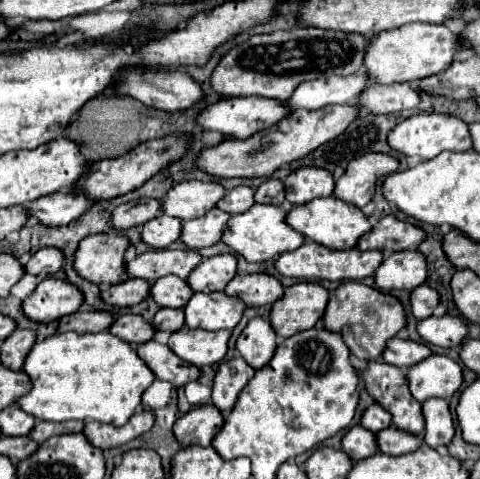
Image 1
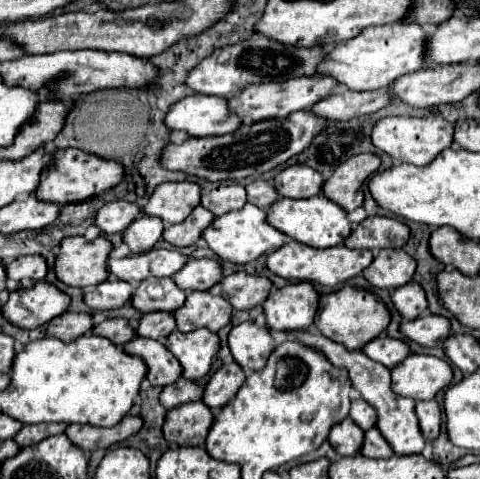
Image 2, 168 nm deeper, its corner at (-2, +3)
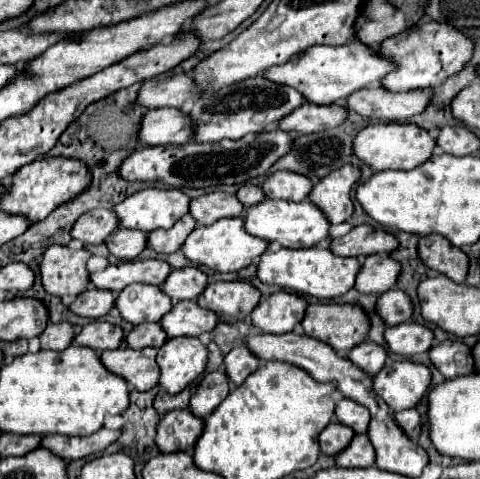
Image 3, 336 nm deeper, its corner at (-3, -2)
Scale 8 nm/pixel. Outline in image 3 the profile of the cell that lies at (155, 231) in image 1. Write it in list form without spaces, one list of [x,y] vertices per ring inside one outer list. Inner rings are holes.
[[[117,228],[117,232],[107,238],[107,246],[115,258],[133,260],[147,248],[147,232]]]

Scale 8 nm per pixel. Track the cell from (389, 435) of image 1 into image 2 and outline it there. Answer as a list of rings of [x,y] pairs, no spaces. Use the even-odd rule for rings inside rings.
[[[372,427],[370,431],[364,433],[364,443],[362,443],[360,455],[370,457],[370,459],[386,459],[386,457],[392,457],[394,453],[388,447],[386,439],[382,439],[382,435],[376,431],[376,427]]]

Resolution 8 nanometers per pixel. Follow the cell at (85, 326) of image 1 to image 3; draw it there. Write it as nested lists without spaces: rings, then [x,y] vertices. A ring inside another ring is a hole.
[[[69,322],[49,324],[41,334],[41,348],[47,350],[65,350],[75,338],[75,330]]]

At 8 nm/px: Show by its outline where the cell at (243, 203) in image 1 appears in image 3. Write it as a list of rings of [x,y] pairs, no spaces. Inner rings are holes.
[[[211,192],[211,194],[205,194],[205,196],[191,200],[189,212],[191,212],[191,216],[195,216],[199,226],[209,226],[209,224],[217,222],[219,218],[241,216],[243,208],[245,206],[237,200],[235,194]]]

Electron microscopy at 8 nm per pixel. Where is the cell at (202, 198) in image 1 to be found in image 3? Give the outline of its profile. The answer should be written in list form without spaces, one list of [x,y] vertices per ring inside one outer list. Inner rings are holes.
[[[145,188],[115,206],[121,228],[137,228],[151,232],[171,228],[183,214],[189,212],[191,198],[177,188]]]

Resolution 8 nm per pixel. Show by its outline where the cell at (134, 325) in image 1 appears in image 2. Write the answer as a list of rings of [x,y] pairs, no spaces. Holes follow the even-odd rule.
[[[114,317],[114,319],[106,319],[100,325],[92,327],[92,333],[98,337],[106,337],[116,345],[124,345],[128,341],[134,339],[134,329],[130,327],[130,323],[122,317]]]

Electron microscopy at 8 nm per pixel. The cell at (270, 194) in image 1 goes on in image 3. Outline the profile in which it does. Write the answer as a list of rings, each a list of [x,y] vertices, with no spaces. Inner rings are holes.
[[[245,184],[245,186],[241,186],[239,188],[239,192],[237,192],[237,198],[249,208],[249,206],[255,206],[255,204],[259,204],[259,200],[263,200],[265,198],[265,194],[263,194],[263,190],[259,188],[259,186],[253,186],[253,184]]]

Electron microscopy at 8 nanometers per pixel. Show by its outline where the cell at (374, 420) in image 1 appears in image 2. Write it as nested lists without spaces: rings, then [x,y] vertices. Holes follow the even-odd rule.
[[[352,399],[350,407],[350,419],[360,427],[360,429],[370,429],[376,425],[376,411],[370,409],[370,405],[364,399]]]

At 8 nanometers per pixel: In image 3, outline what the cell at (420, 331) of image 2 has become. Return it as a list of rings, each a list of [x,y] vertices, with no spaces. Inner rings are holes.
[[[405,322],[399,326],[387,328],[385,340],[391,352],[401,354],[401,356],[415,356],[415,354],[427,352],[427,348],[433,346],[435,336],[433,336],[433,330],[423,324]]]

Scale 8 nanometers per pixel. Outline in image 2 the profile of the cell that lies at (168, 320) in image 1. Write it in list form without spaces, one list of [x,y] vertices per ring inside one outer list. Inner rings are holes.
[[[166,311],[146,313],[146,315],[140,317],[136,335],[138,337],[148,337],[148,339],[164,341],[174,329],[176,329],[176,321],[174,321],[172,313],[166,313]]]

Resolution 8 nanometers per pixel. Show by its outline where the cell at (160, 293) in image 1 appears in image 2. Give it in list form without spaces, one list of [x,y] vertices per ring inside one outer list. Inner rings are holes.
[[[170,277],[164,279],[146,279],[138,285],[138,289],[132,293],[132,307],[136,307],[140,313],[152,313],[152,311],[168,311],[174,309],[160,309],[160,307],[182,307],[186,299],[186,293],[174,285]]]

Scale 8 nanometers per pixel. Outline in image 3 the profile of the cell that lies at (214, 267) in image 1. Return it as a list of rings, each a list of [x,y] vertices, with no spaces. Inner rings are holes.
[[[179,268],[179,270],[173,270],[165,284],[163,284],[163,292],[167,296],[171,296],[173,302],[179,302],[179,300],[193,300],[197,298],[203,290],[207,288],[207,274],[201,272],[199,268]]]

